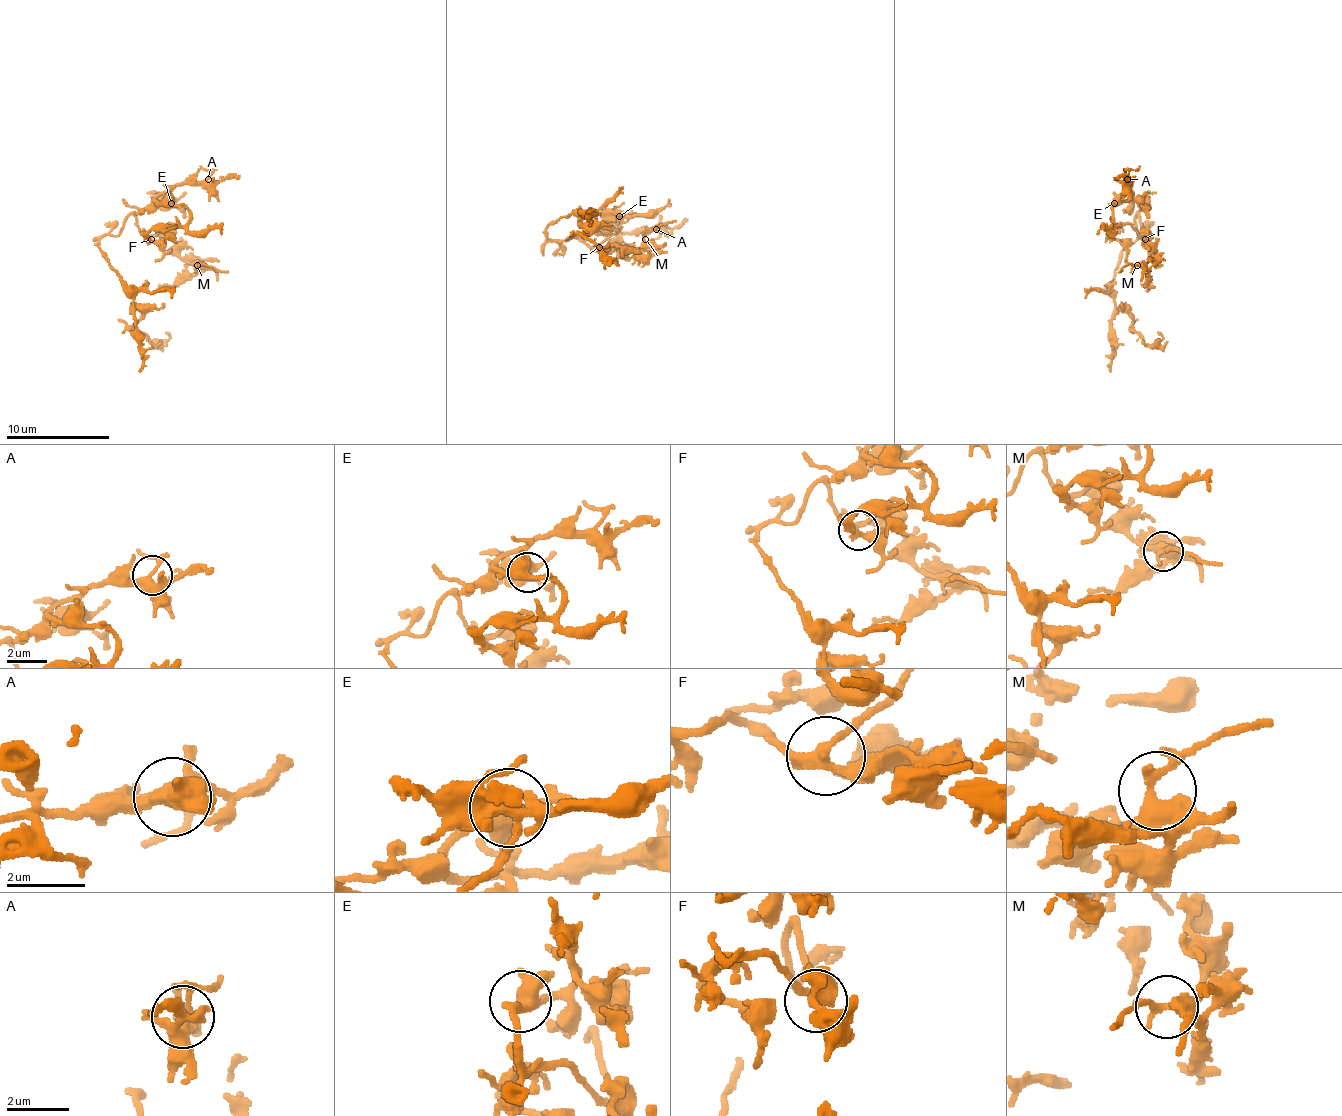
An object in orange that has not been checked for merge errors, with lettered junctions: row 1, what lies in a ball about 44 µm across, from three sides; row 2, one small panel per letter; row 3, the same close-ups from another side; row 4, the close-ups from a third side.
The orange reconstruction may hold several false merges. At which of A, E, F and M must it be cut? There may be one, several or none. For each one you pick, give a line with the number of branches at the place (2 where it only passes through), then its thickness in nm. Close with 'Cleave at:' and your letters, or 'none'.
Cleave at: none

